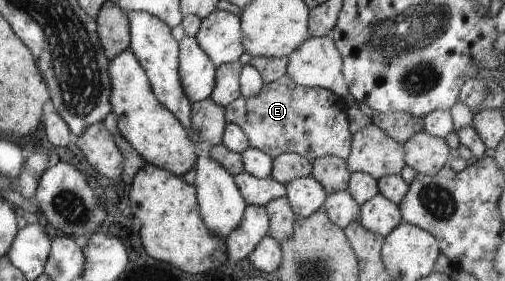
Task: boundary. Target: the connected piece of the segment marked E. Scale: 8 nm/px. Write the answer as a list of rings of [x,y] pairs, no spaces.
[[[286,74],[271,83],[264,83],[262,90],[255,97],[240,96],[232,104],[225,106],[225,119],[227,123],[237,124],[245,132],[250,147],[269,154],[273,159],[280,157],[282,153],[296,153],[310,162],[326,155],[347,159],[351,153],[350,140],[353,140],[346,118],[347,104],[344,98],[331,90],[302,86]]]

